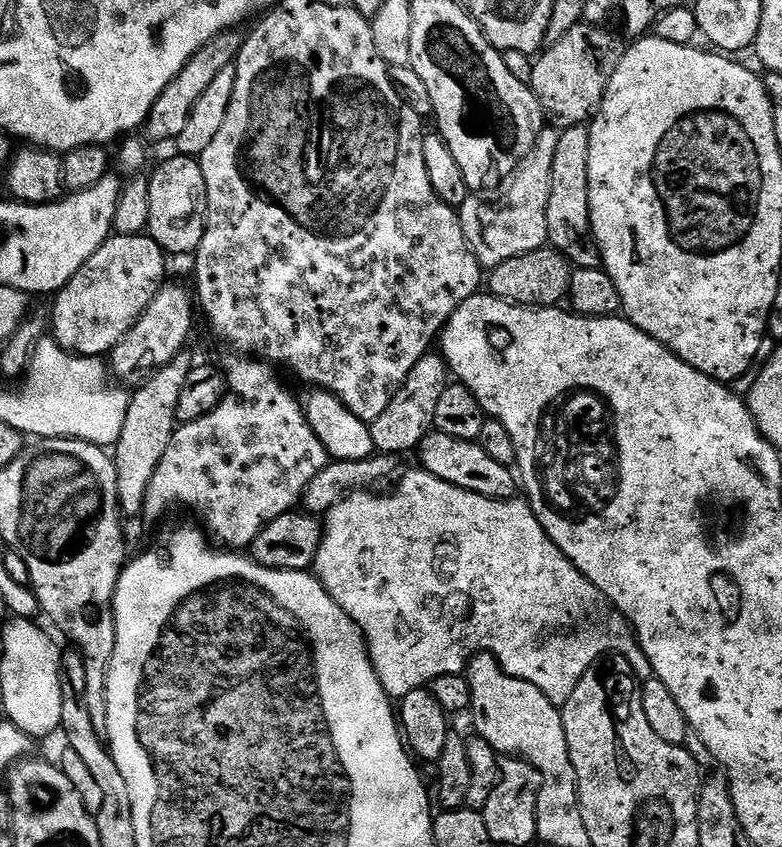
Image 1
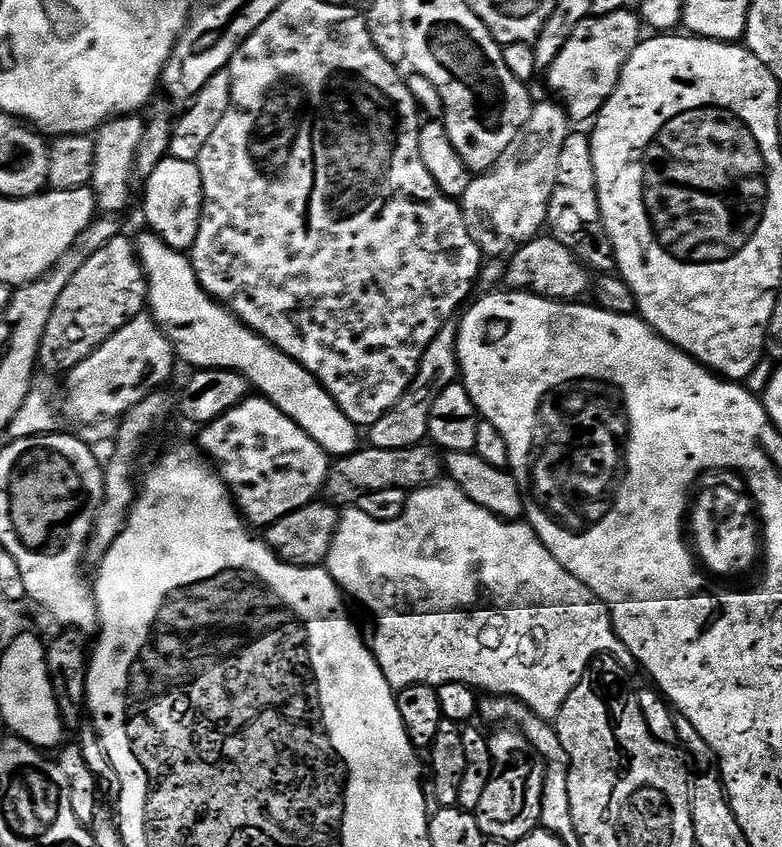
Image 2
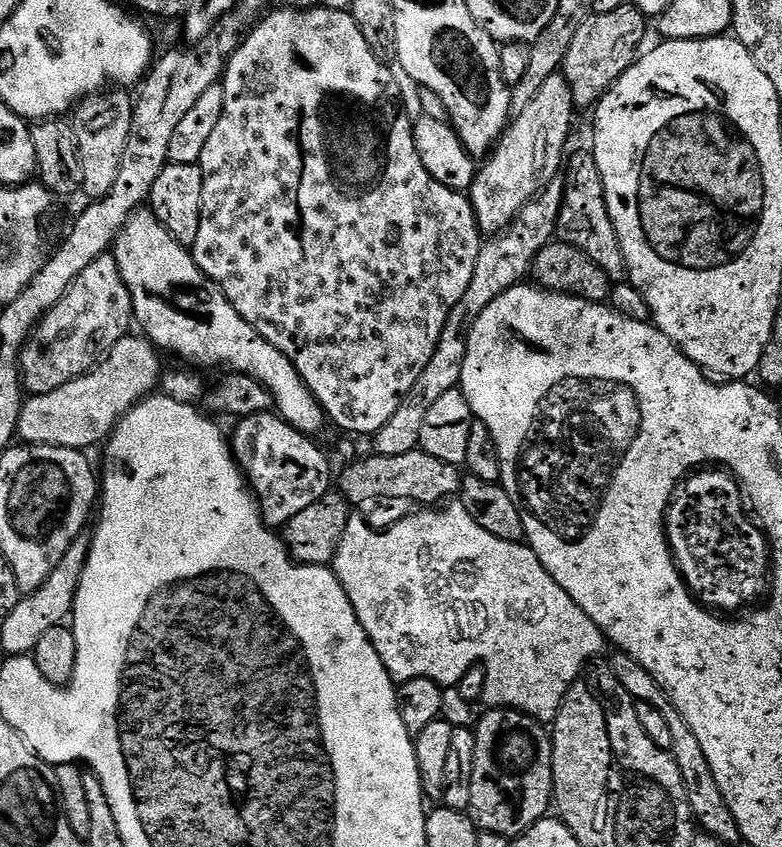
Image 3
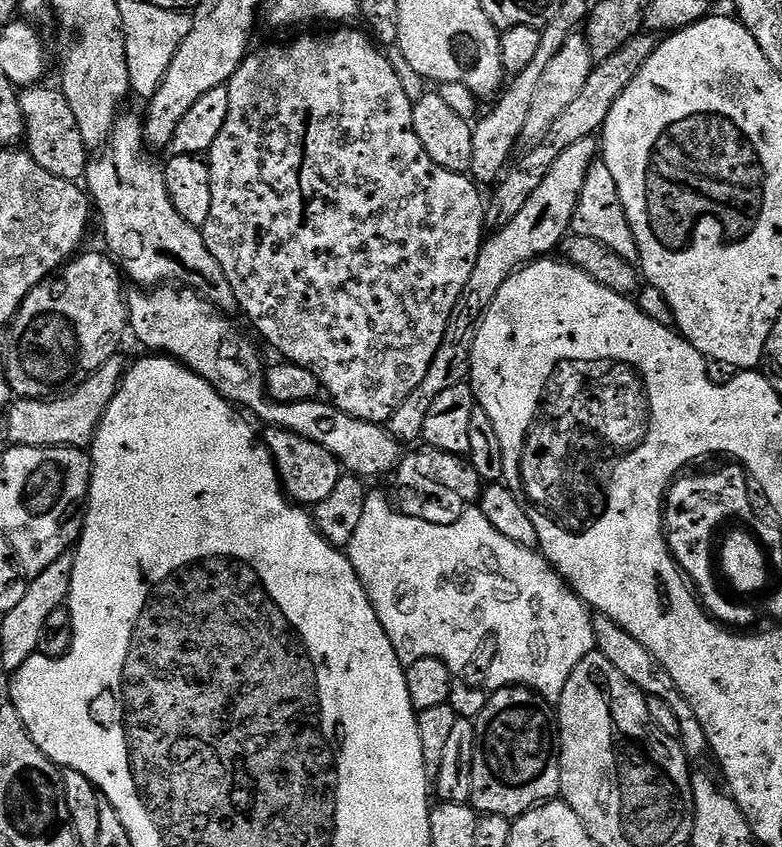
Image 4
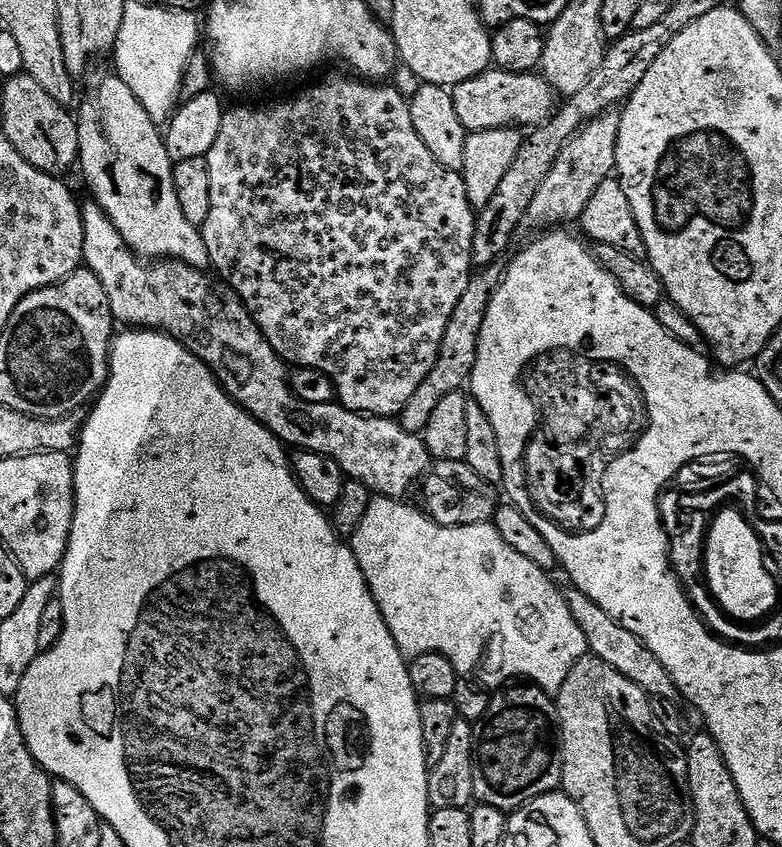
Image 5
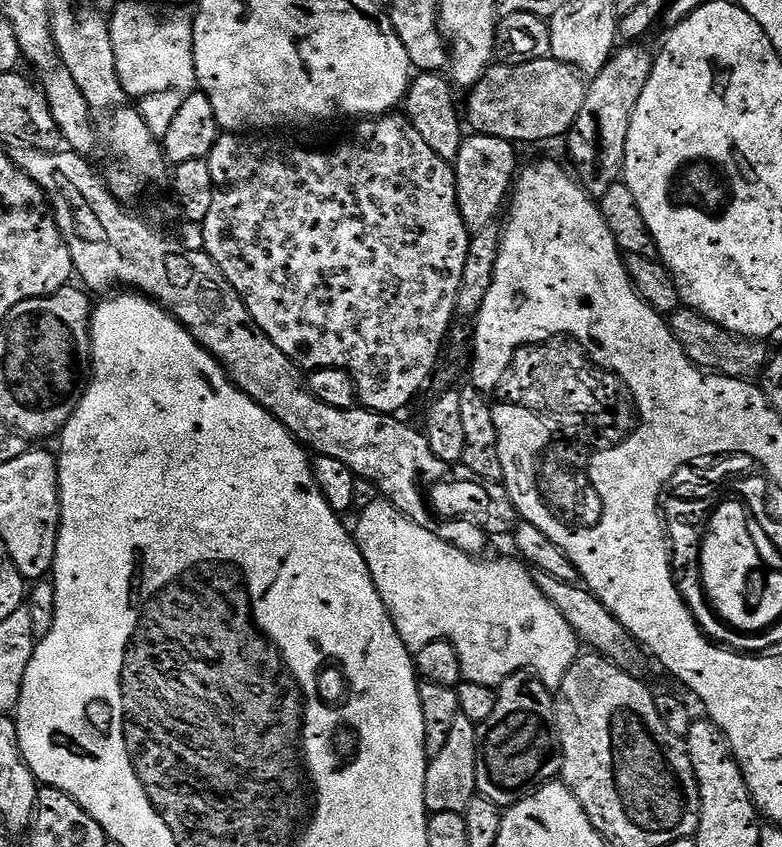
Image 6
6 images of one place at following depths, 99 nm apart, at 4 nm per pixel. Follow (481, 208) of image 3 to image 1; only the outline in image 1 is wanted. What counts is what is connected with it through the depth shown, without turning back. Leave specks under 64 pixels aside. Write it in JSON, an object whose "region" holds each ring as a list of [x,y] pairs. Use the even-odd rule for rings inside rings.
{"region":[[[551,126],[541,127],[536,134],[536,145],[532,147],[530,154],[516,169],[514,175],[491,194],[469,194],[466,202],[458,210],[462,222],[462,234],[466,234],[466,242],[478,258],[481,269],[497,268],[502,266],[502,262],[510,262],[510,258],[530,254],[530,250],[538,250],[548,244],[546,206],[550,206],[550,182],[554,178],[554,150],[558,150],[559,137],[560,132],[557,129]]]}

